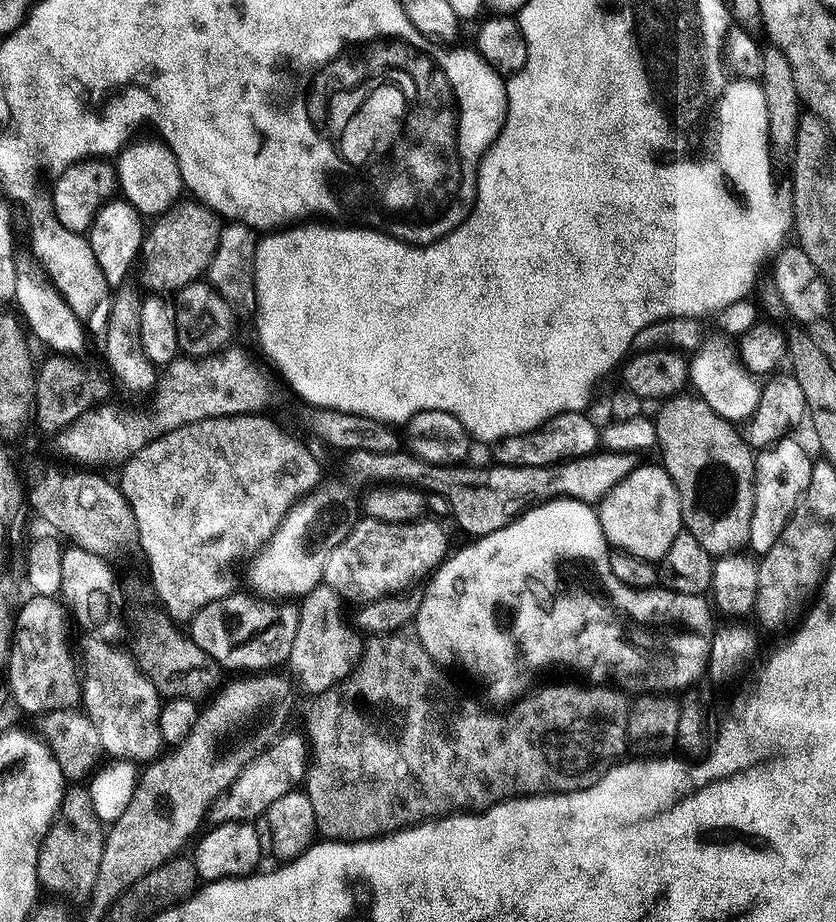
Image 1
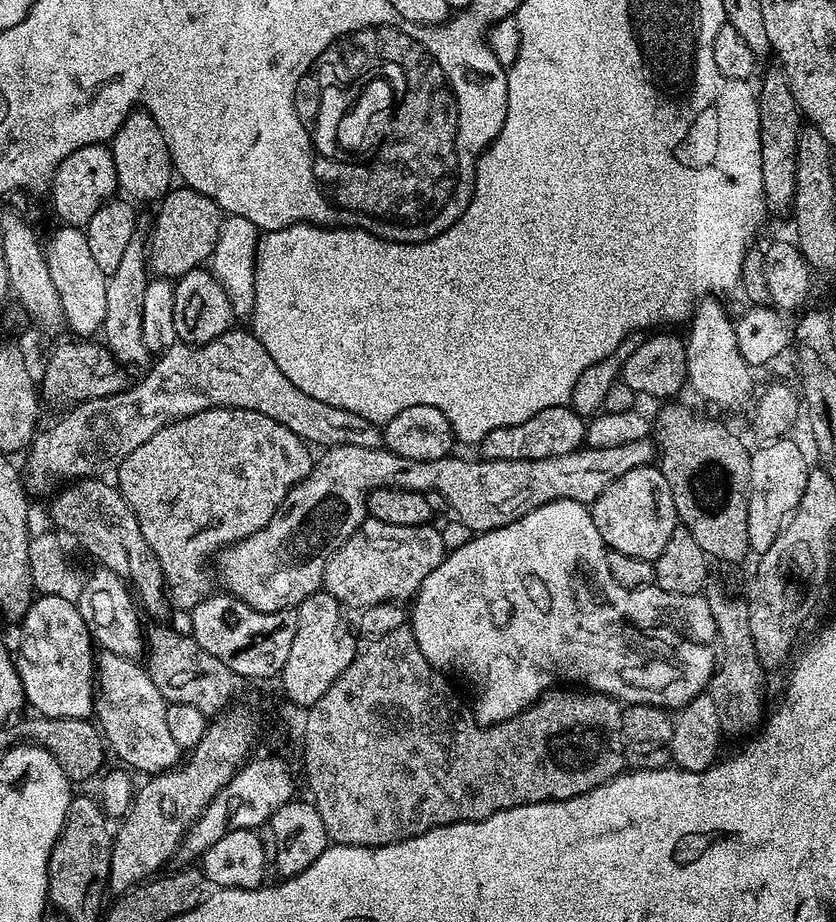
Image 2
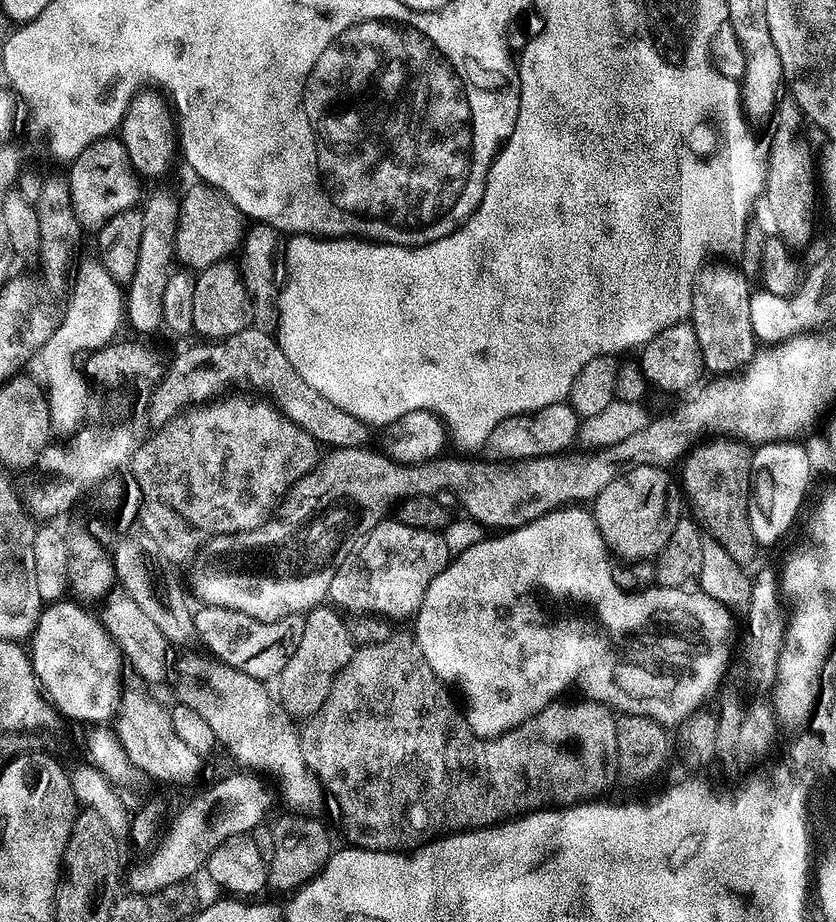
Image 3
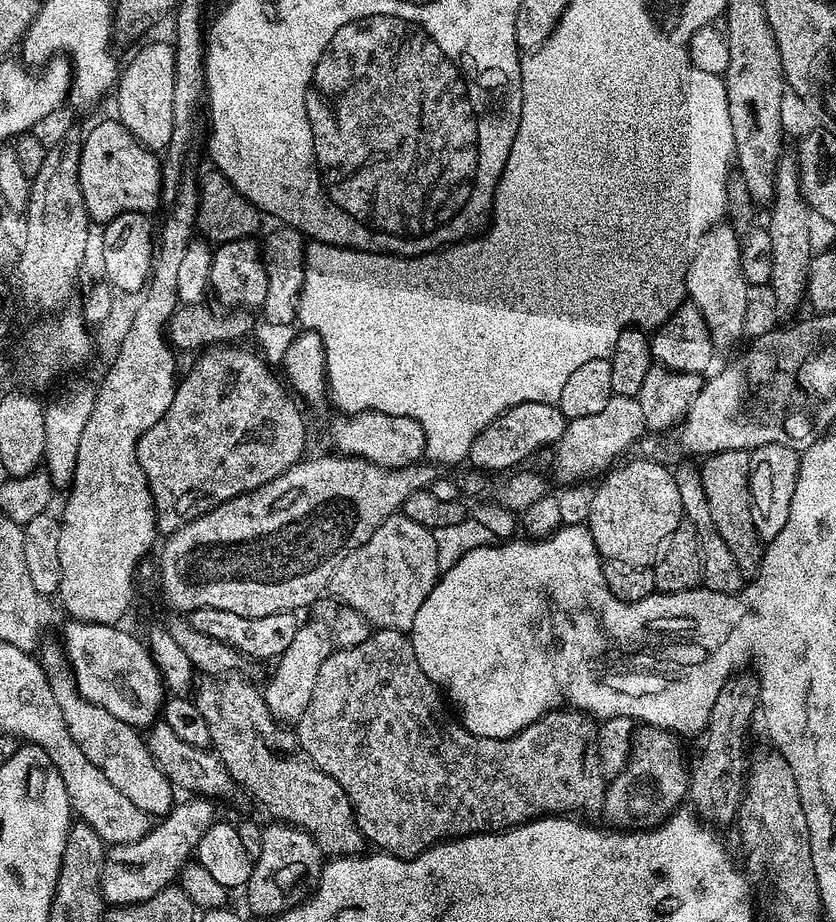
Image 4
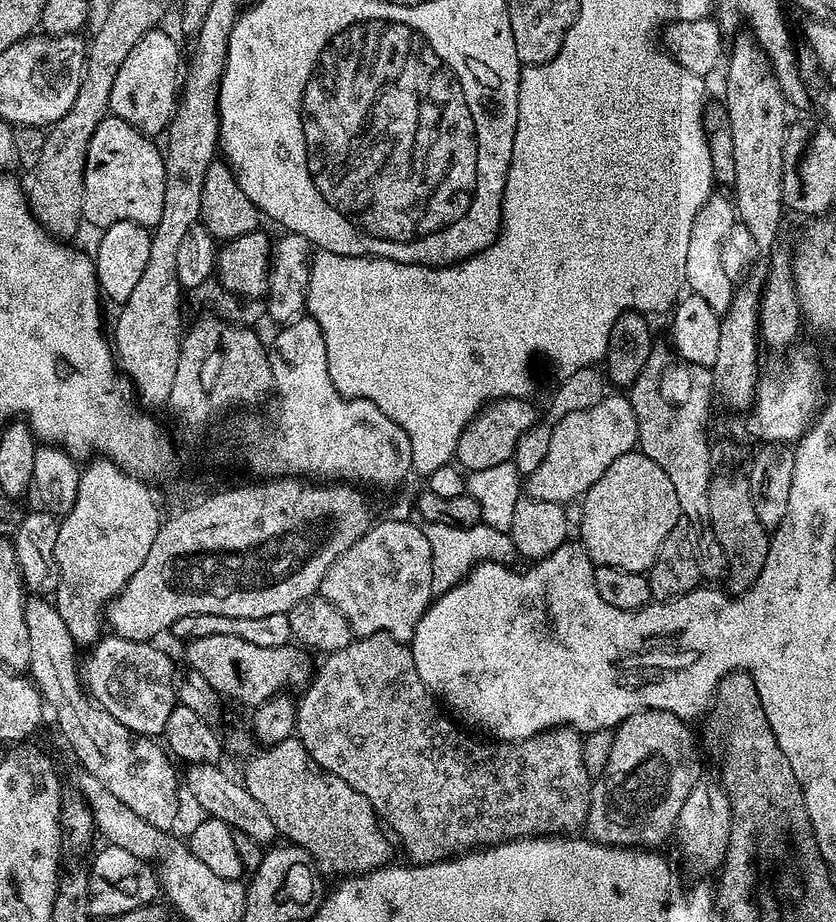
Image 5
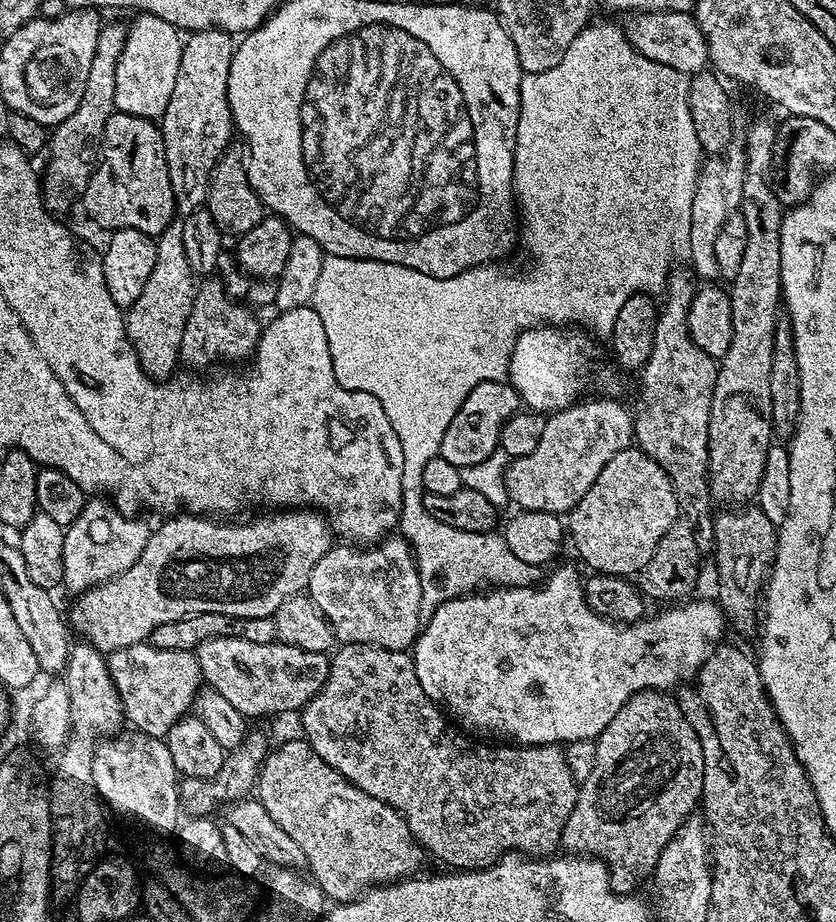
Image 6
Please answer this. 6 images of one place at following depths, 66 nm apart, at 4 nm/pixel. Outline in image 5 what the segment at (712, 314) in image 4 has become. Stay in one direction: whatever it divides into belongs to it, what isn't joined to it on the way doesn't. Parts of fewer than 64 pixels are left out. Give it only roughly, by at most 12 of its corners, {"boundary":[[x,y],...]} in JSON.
{"boundary":[[714,194],[698,210],[686,250],[686,284],[717,314],[734,281],[722,242],[735,203]]}

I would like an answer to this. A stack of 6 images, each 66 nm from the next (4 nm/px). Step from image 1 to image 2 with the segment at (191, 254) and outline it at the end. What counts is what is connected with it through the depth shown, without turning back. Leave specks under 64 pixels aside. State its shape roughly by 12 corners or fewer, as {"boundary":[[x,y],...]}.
{"boundary":[[187,186],[169,191],[152,236],[157,277],[207,265],[225,213]]}

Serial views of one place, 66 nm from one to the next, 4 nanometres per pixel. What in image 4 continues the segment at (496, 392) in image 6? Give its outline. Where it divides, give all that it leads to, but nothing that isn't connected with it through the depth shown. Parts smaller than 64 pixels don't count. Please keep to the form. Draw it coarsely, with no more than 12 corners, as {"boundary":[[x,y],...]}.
{"boundary":[[522,402],[474,438],[467,463],[515,469],[563,436],[556,404]]}

